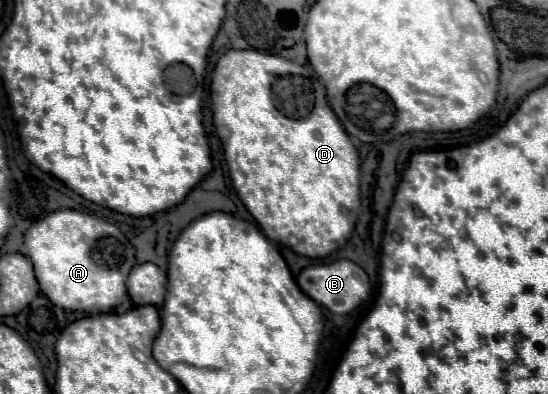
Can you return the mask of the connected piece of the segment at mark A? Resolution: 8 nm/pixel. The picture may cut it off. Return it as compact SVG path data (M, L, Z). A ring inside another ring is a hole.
M59 209L27 229L25 247L41 291L57 307L111 313L127 297L125 279L135 265L135 253L117 225L92 214Z

